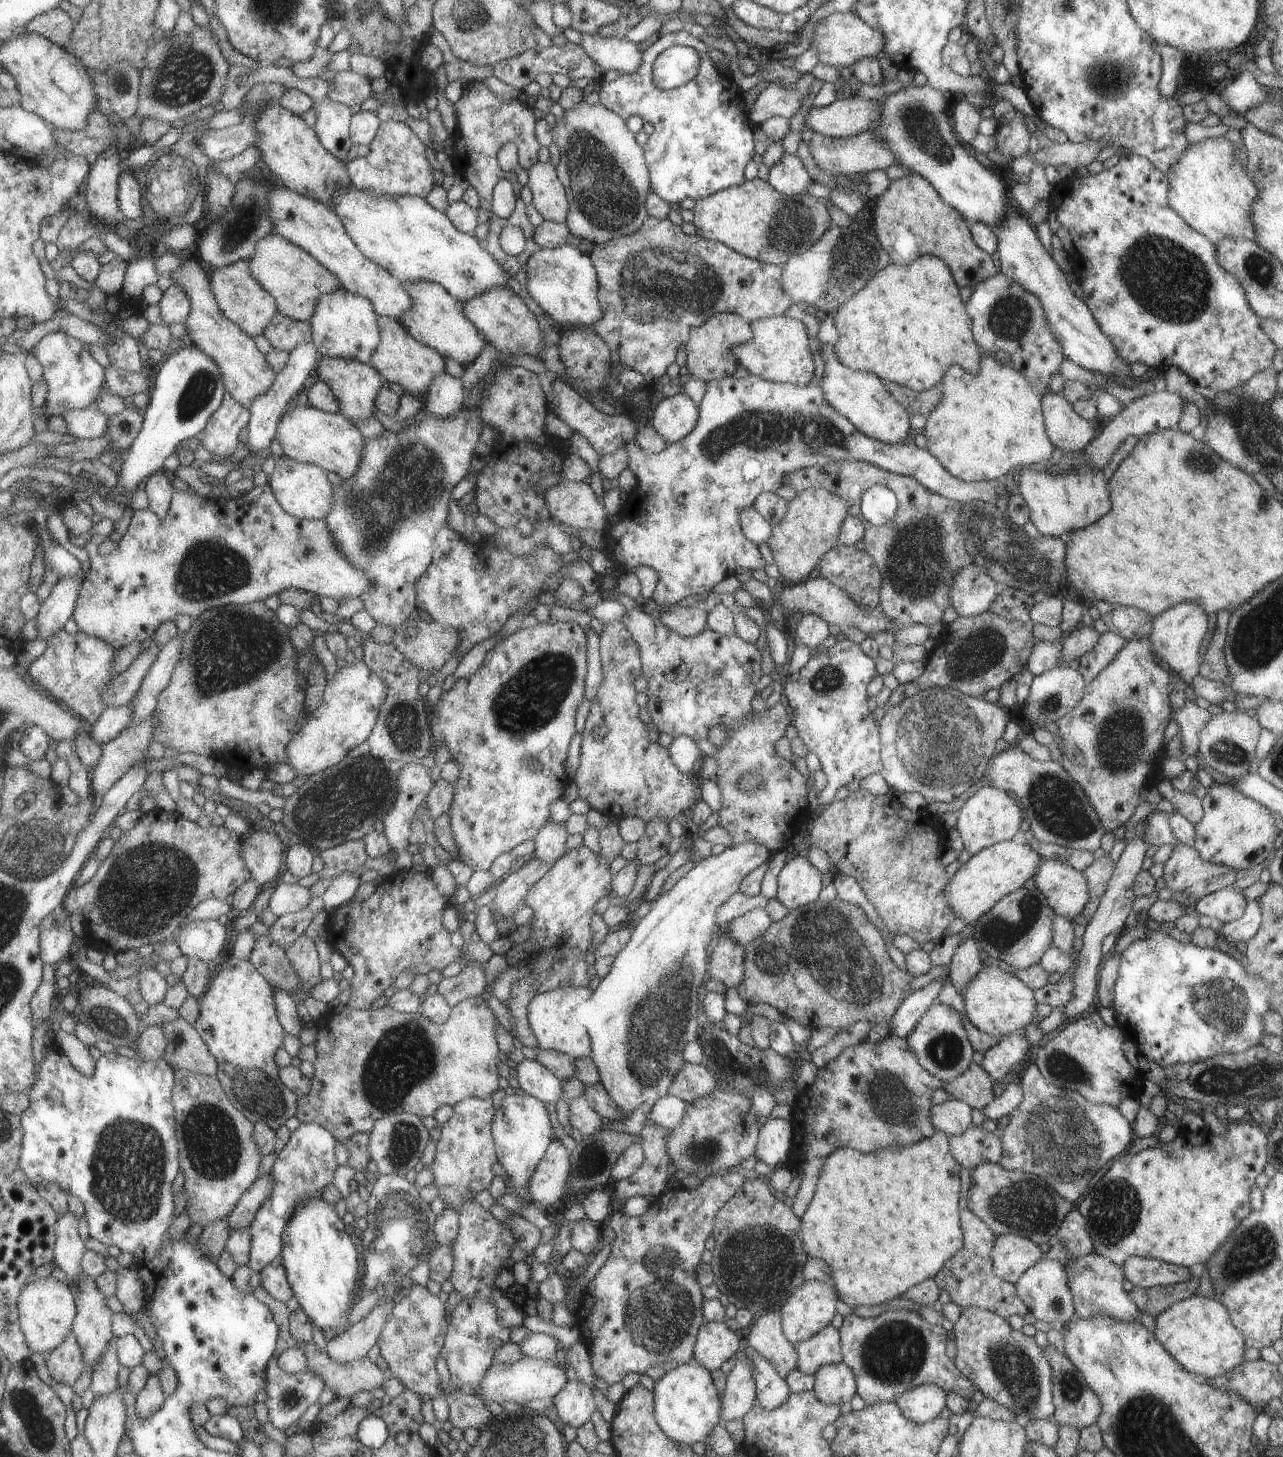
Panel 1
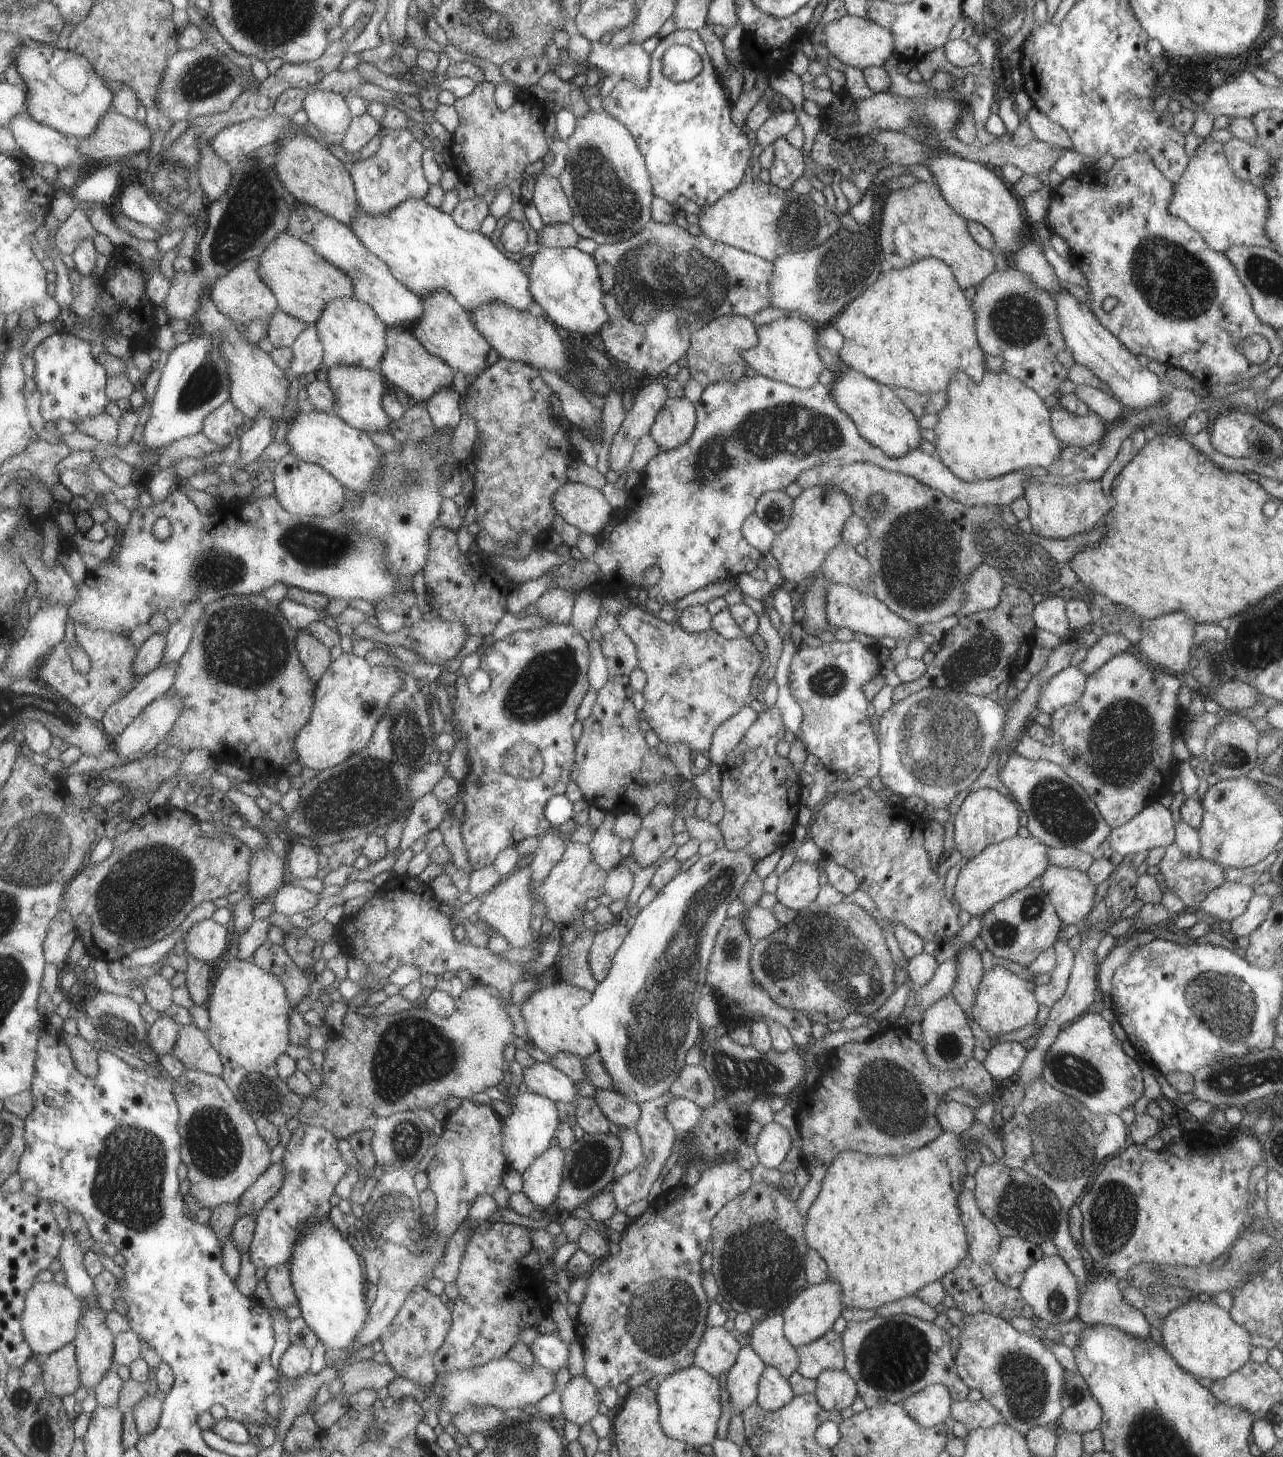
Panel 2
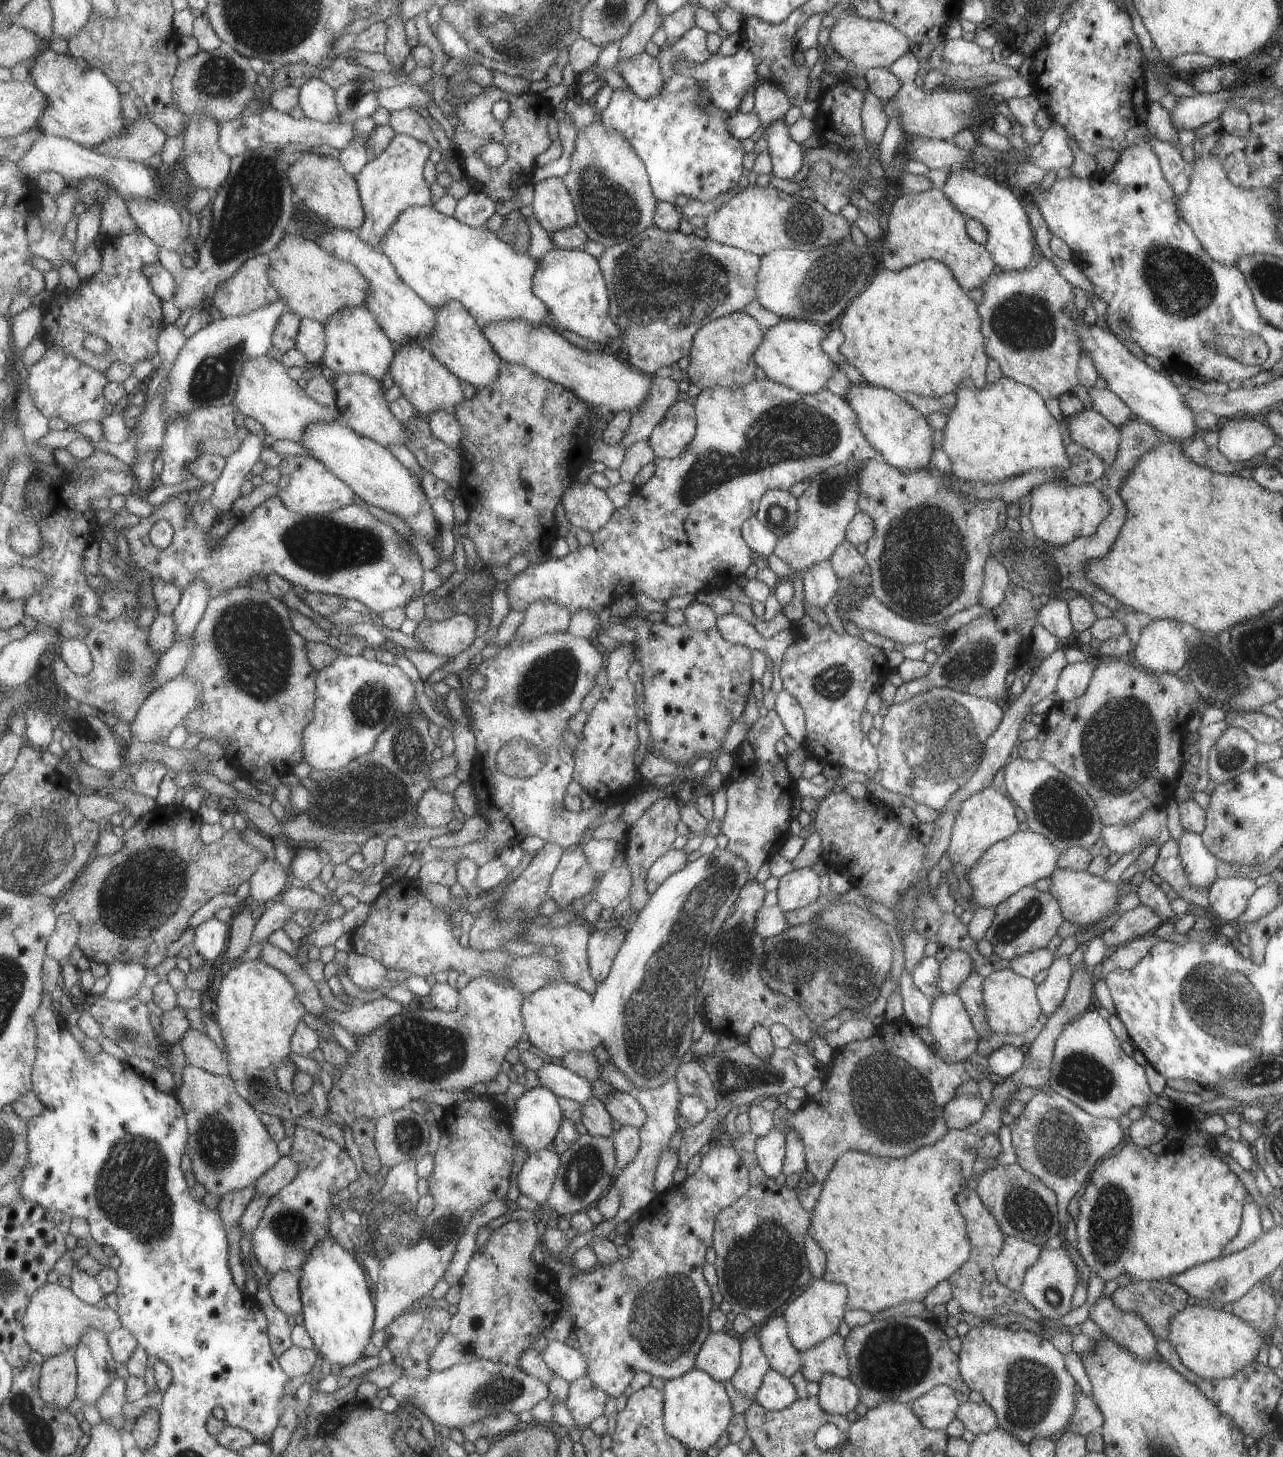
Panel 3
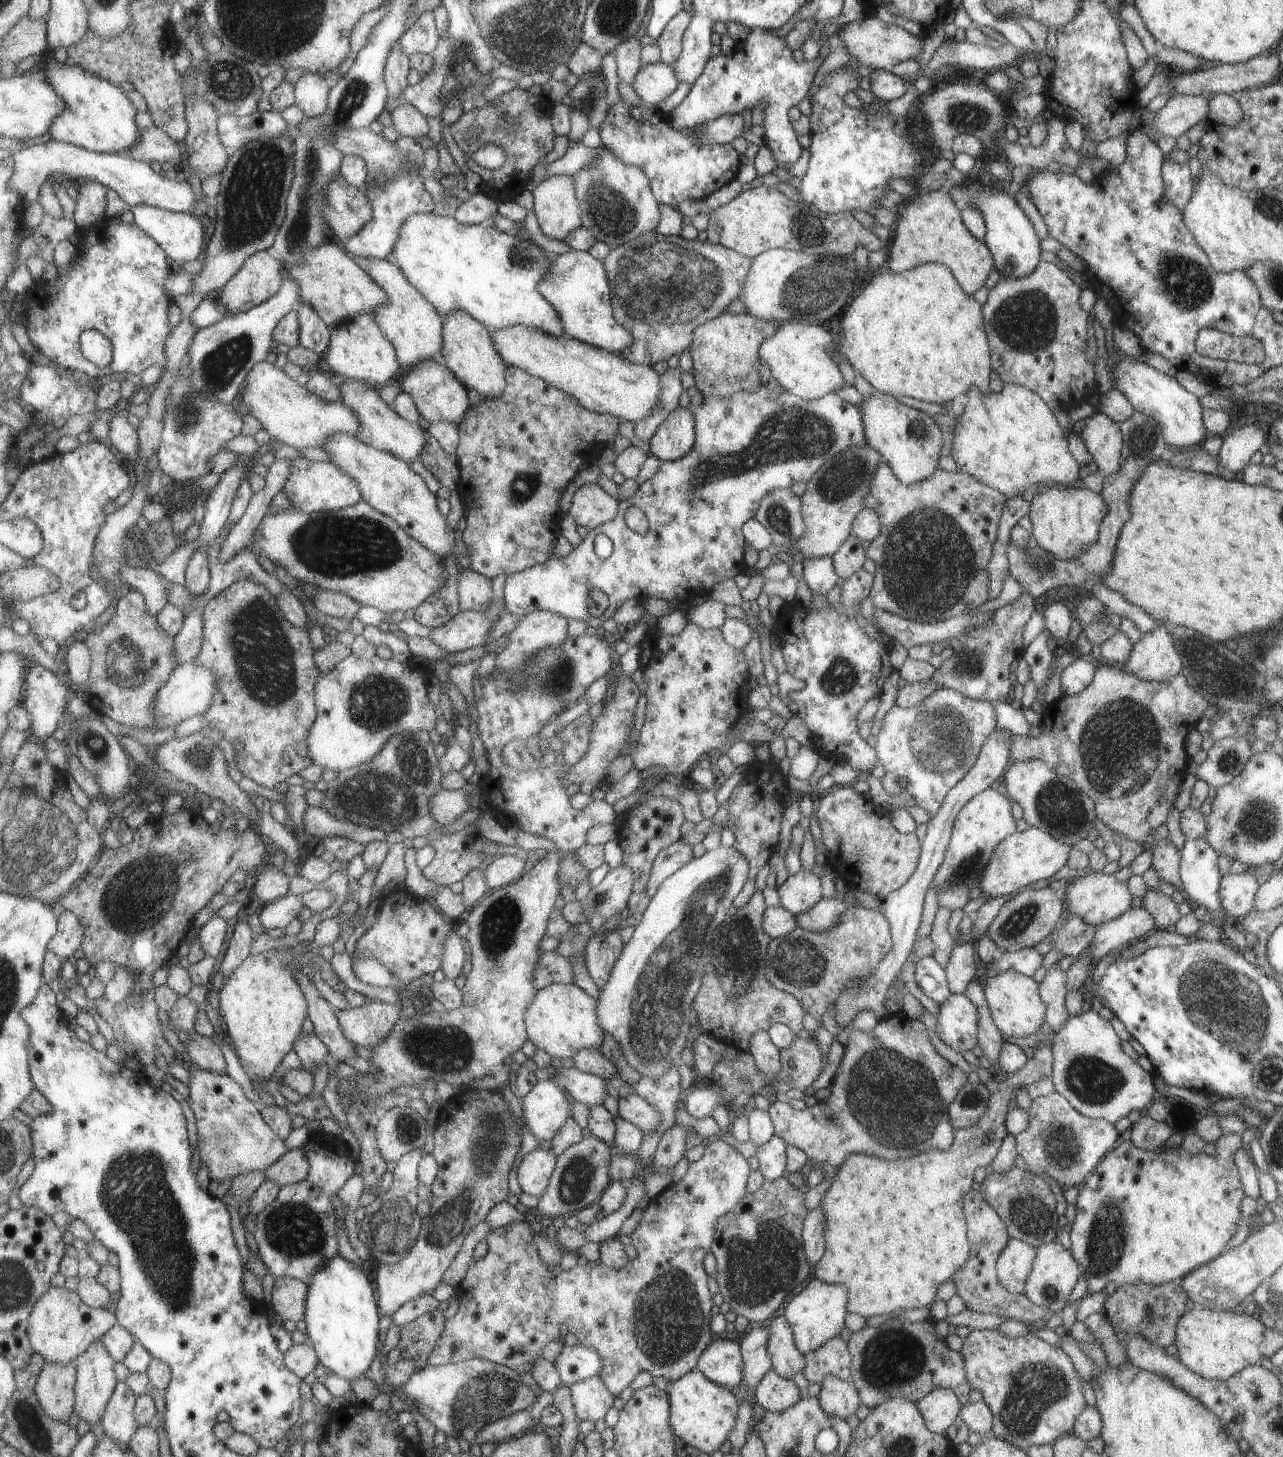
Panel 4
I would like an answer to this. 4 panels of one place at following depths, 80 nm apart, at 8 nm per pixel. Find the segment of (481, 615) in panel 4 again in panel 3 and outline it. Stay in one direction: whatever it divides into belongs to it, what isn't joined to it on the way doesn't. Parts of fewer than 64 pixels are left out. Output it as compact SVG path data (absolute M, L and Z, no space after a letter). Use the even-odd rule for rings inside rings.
M457 613L444 621L422 620L413 636L420 641L421 650L450 660L473 644L475 634L477 621L469 615Z

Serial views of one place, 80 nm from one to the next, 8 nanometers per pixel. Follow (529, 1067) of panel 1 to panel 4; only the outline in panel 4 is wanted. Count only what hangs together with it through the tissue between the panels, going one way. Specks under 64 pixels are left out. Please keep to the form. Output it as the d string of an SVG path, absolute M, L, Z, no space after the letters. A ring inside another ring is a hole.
M575 1067L556 1070L556 1075L551 1080L556 1082L573 1100L588 1108L602 1105L605 1096L609 1094L604 1078Z

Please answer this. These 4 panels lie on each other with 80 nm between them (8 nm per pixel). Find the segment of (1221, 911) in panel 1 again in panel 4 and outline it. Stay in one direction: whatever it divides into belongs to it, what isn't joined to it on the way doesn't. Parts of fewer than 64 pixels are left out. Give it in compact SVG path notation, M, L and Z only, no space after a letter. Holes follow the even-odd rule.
M1231 872L1222 874L1216 890L1216 895L1219 899L1221 908L1226 912L1226 916L1234 921L1241 915L1247 915L1252 909L1253 899L1256 896L1258 886L1256 876L1251 876L1249 873L1237 874Z

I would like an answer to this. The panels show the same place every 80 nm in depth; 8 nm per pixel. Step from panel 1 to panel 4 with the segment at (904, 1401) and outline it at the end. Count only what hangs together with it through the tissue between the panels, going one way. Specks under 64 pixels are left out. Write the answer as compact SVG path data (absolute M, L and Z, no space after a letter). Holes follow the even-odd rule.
M945 1387L934 1388L915 1404L928 1429L938 1435L945 1435L960 1412L960 1399L952 1389Z

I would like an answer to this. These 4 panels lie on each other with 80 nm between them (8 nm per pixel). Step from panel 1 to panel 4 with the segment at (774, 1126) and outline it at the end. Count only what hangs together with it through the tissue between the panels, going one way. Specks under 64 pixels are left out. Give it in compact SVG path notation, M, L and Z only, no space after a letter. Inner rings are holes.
M773 1133L767 1142L758 1146L755 1157L758 1160L758 1170L765 1181L781 1177L786 1165L786 1142Z

